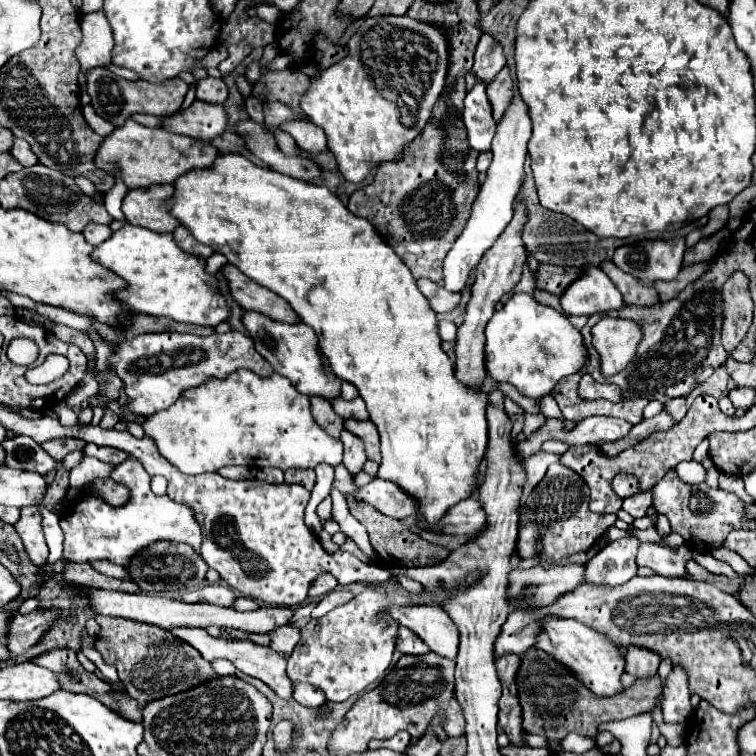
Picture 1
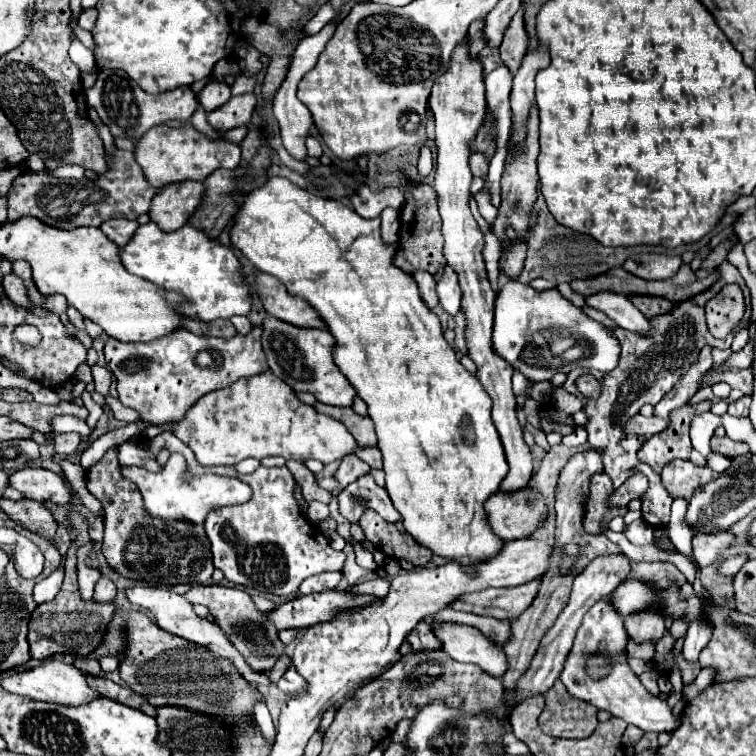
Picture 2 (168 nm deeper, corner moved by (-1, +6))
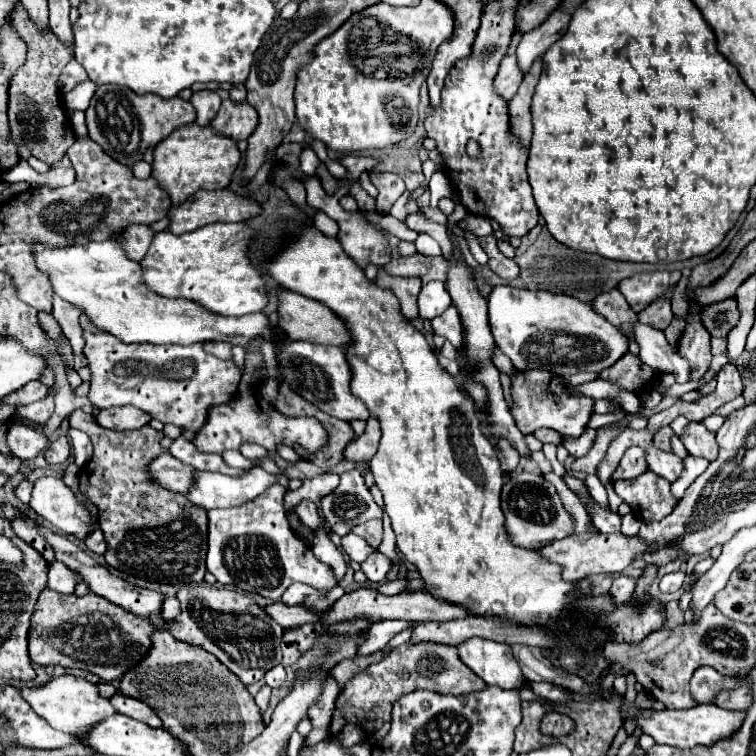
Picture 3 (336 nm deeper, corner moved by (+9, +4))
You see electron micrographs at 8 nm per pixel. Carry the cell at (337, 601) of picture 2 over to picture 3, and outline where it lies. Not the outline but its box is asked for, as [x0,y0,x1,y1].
[323,588,469,628]

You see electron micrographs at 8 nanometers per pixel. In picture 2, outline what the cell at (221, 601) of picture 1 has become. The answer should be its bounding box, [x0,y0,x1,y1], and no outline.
[183,586,285,670]

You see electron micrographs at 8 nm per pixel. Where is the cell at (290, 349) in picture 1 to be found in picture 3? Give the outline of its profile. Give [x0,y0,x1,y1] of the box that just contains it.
[279,340,369,422]

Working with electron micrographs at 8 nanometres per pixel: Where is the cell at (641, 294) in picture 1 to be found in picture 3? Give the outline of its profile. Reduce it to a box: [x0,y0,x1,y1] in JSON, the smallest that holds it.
[639,298,673,330]

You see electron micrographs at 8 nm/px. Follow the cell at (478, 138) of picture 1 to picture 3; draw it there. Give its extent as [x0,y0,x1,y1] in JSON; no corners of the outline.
[495,54,523,100]

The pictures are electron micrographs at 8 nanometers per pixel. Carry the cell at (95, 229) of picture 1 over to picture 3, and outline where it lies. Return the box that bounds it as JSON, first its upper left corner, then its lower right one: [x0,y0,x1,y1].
[121,224,155,262]

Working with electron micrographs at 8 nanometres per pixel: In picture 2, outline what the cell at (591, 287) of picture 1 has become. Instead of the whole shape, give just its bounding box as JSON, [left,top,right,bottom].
[585,290,649,334]

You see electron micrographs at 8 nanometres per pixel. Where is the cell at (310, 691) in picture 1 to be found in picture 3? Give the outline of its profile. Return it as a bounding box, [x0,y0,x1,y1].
[265,664,285,688]

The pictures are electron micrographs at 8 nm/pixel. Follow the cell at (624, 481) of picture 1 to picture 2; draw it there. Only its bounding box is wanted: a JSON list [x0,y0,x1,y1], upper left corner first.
[561,262,745,526]

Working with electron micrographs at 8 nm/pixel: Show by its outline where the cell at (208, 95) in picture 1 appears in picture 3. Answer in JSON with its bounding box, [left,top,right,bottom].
[191,90,221,126]

